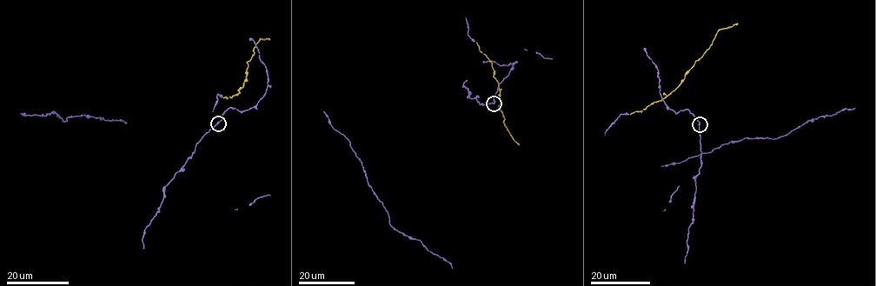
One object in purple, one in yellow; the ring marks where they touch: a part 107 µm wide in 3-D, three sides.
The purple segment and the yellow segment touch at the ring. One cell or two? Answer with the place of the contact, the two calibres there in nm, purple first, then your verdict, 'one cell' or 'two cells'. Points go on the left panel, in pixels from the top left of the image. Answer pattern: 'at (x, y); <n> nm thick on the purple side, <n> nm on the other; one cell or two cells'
at (218, 123); 260 nm thick on the purple side, 50 nm on the other; one cell

